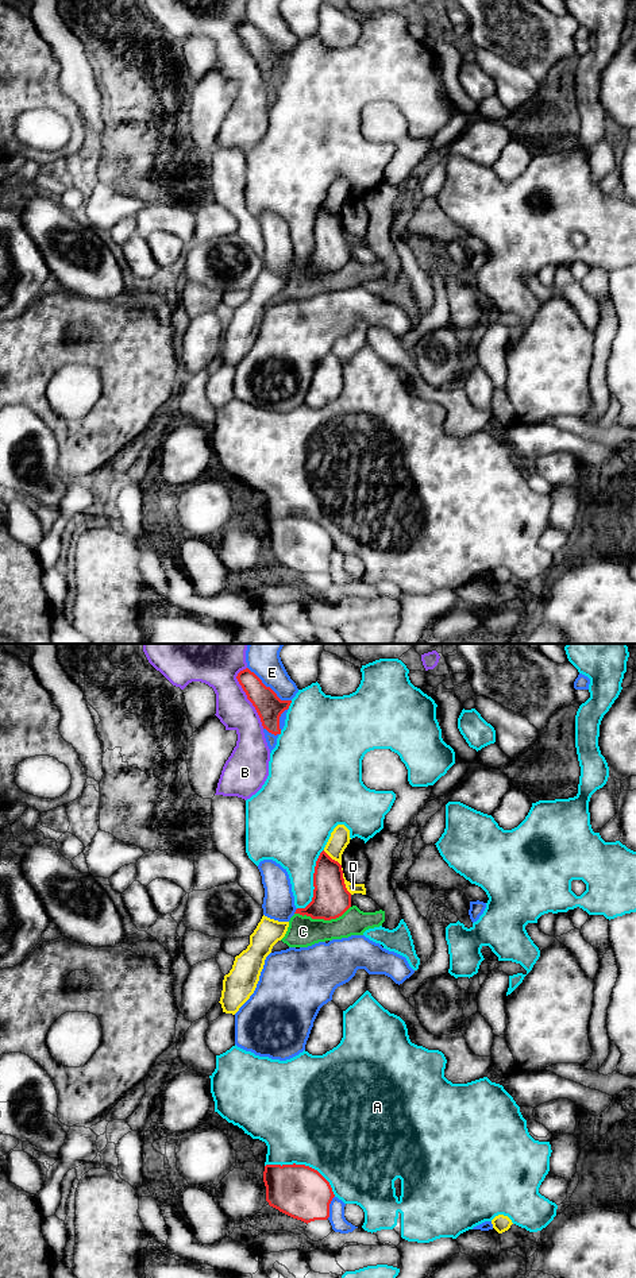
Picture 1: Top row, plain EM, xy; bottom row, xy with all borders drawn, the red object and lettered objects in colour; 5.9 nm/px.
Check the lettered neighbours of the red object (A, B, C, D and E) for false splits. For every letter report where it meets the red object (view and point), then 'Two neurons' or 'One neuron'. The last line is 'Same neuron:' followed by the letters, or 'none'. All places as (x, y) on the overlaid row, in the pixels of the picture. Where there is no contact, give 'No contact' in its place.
A: Touches red at xy (304, 1165). Two neurons
B: Touches red at xy (247, 697). Two neurons
C: Touches red at xy (322, 918). Two neurons
D: Touches red at xy (345, 884). Two neurons
E: Touches red at xy (269, 687). Two neurons
Same neuron: none

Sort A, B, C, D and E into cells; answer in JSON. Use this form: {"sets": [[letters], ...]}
{"sets": [["A"], ["B"], ["C"], ["D"], ["E"]]}

